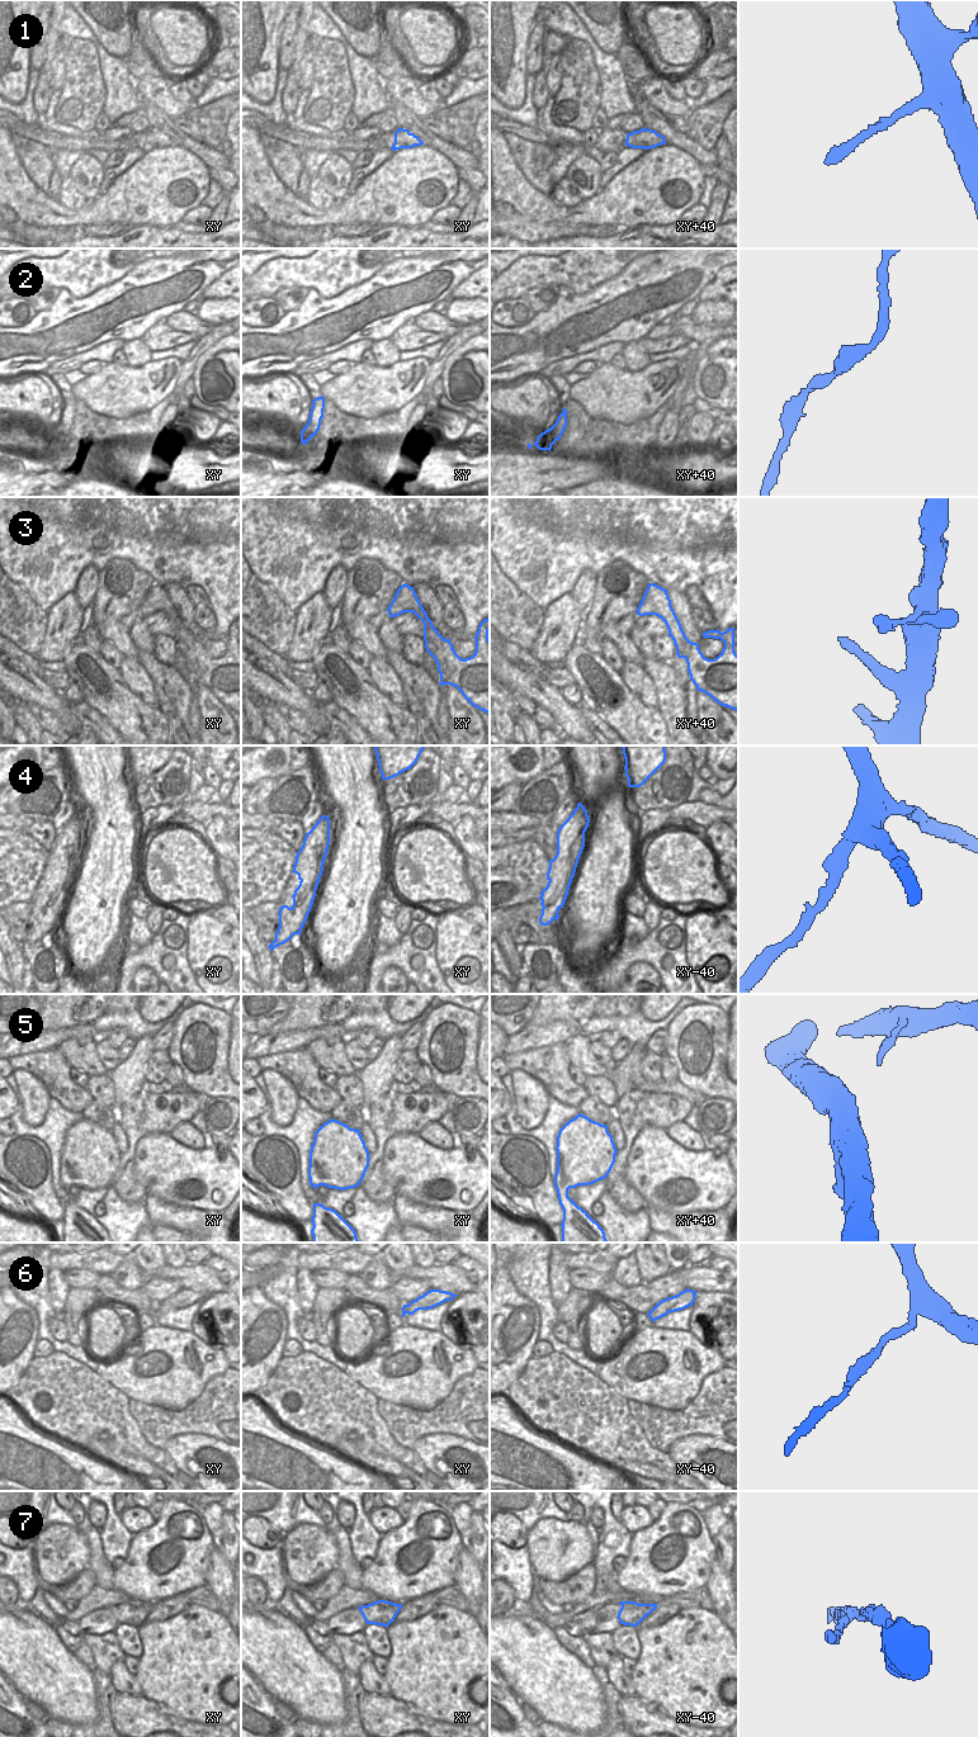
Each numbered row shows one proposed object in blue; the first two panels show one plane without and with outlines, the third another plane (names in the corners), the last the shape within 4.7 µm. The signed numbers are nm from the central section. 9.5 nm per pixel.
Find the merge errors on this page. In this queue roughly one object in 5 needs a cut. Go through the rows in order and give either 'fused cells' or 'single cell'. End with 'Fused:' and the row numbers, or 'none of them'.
1: fused cells
2: single cell
3: single cell
4: single cell
5: single cell
6: single cell
7: single cell
Fused: 1

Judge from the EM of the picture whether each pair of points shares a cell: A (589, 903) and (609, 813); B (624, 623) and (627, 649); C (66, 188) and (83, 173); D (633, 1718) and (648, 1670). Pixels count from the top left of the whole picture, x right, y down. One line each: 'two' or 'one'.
A: one
B: one
C: two
D: two

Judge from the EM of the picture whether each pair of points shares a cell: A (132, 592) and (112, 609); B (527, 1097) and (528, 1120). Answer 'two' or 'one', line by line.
A: one
B: one

